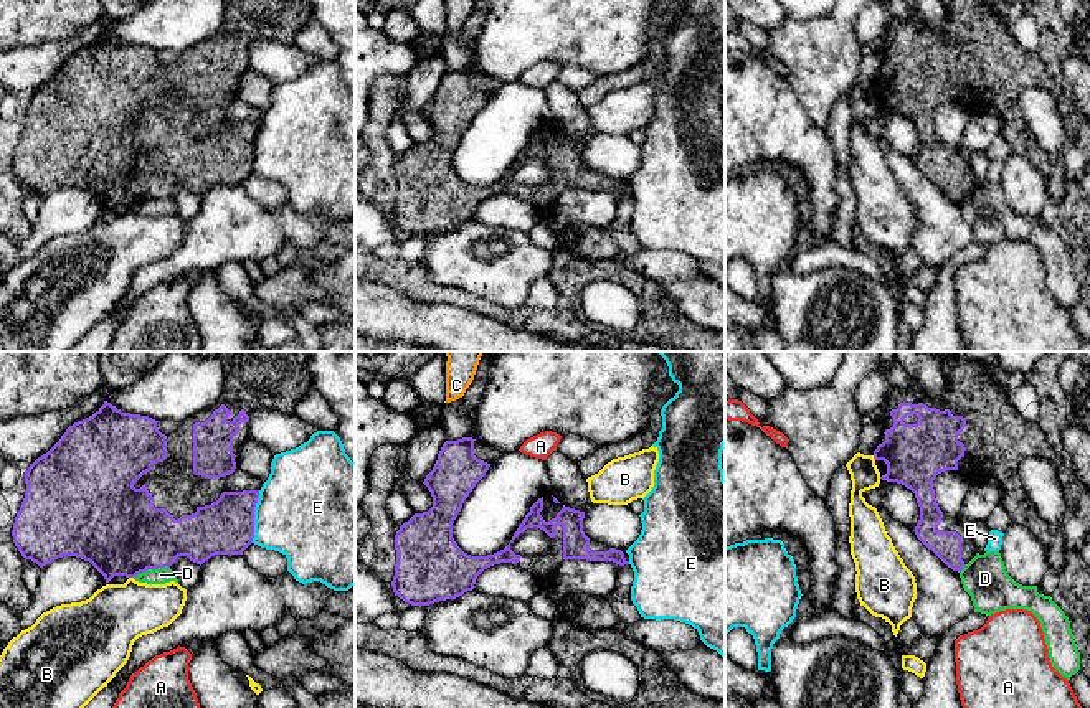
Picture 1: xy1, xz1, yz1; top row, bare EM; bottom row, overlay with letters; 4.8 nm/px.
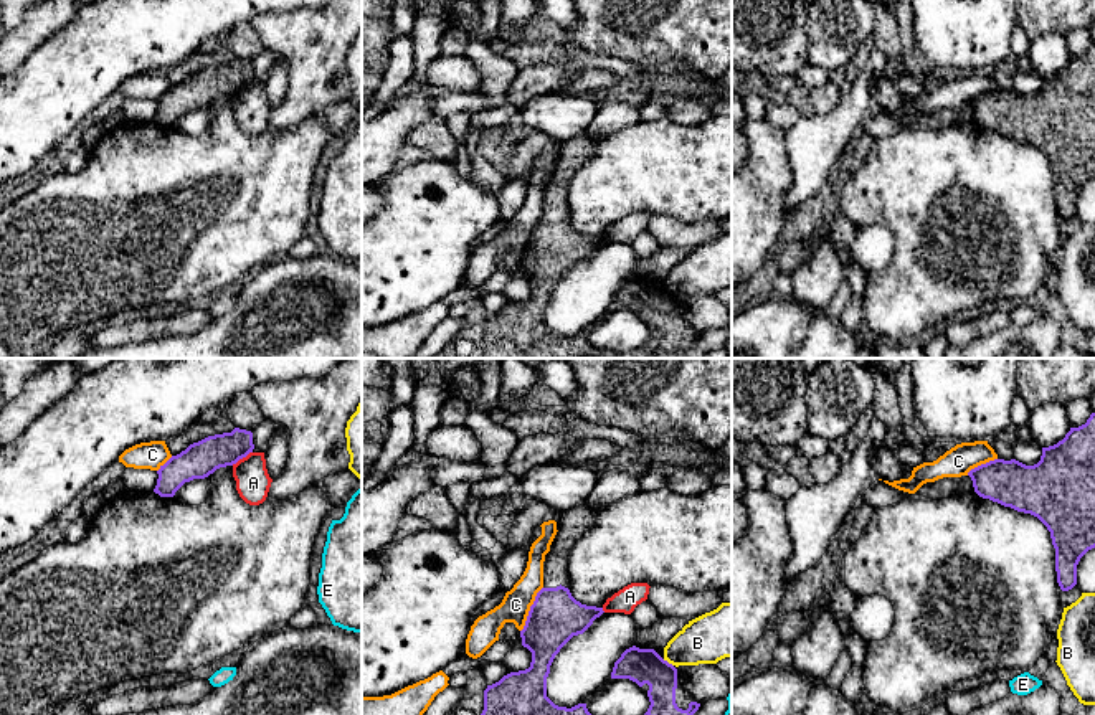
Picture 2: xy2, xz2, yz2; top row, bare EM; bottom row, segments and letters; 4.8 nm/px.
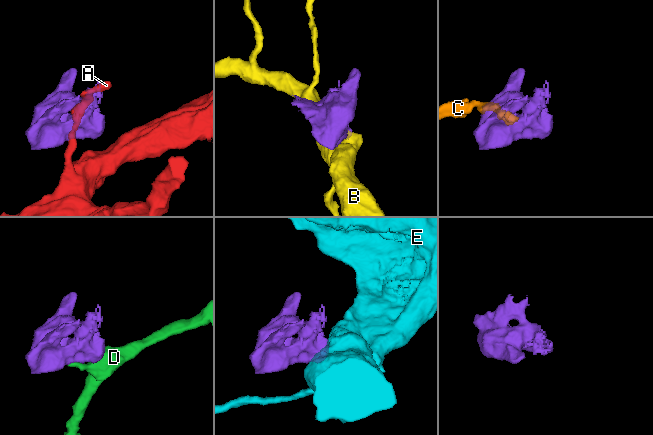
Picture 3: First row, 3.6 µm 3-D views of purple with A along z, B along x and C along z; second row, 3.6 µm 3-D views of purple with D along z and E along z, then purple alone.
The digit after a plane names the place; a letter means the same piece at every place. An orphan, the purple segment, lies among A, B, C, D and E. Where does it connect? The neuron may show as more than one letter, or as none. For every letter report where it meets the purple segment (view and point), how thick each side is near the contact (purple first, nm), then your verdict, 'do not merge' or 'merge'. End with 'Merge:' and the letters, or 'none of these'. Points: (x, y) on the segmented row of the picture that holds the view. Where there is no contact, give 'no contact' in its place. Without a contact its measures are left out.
A: xy2 (241, 458) | 170/170 nm | do not merge
B: xz2 (666, 661) | 180/240 nm | do not merge
C: xz2 (530, 610) | 260/140 nm | do not merge
D: xy1 (151, 568) | 420/80 nm | do not merge
E: xy1 (253, 517) | 280/460 nm | do not merge
Merge: none of these

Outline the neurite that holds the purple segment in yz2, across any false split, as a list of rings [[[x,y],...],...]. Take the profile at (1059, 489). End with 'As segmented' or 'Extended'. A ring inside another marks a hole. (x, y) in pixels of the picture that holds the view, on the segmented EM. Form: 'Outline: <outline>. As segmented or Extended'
Outline: [[[1095,413],[1090,414],[1085,424],[1070,428],[1057,444],[1042,447],[1040,461],[1034,466],[1026,466],[1016,459],[994,459],[971,469],[968,476],[979,497],[1017,512],[1031,514],[1047,527],[1055,548],[1057,583],[1062,591],[1072,590],[1077,585],[1077,565],[1080,558],[1095,548]]]. As segmented

